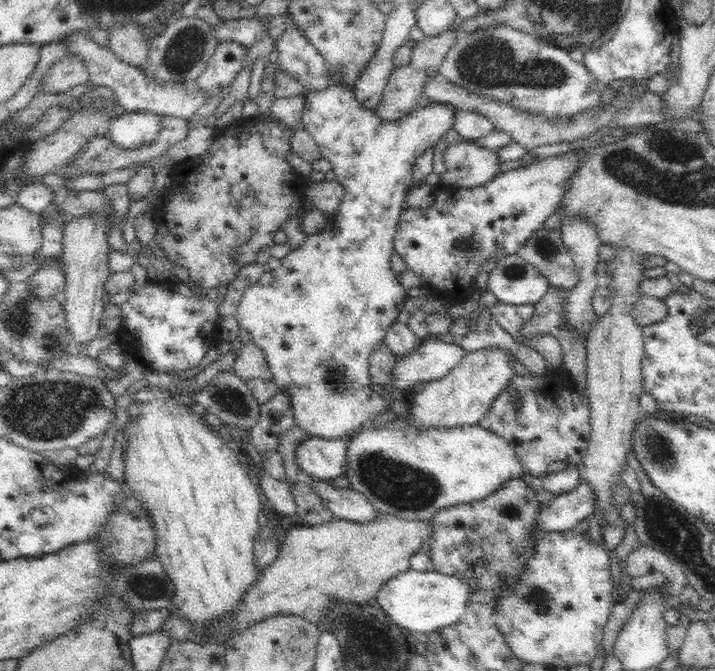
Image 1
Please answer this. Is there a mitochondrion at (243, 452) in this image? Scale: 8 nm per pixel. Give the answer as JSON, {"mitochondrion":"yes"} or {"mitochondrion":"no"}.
{"mitochondrion":"no"}

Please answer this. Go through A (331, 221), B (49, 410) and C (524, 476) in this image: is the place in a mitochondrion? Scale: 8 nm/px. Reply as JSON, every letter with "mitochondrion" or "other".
{"A":"other","B":"mitochondrion","C":"other"}

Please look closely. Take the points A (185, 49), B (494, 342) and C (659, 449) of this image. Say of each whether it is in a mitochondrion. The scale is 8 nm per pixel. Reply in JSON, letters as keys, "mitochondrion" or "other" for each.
{"A":"mitochondrion","B":"other","C":"mitochondrion"}

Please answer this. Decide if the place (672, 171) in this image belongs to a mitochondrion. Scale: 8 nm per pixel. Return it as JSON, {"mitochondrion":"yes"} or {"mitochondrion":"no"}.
{"mitochondrion":"yes"}

